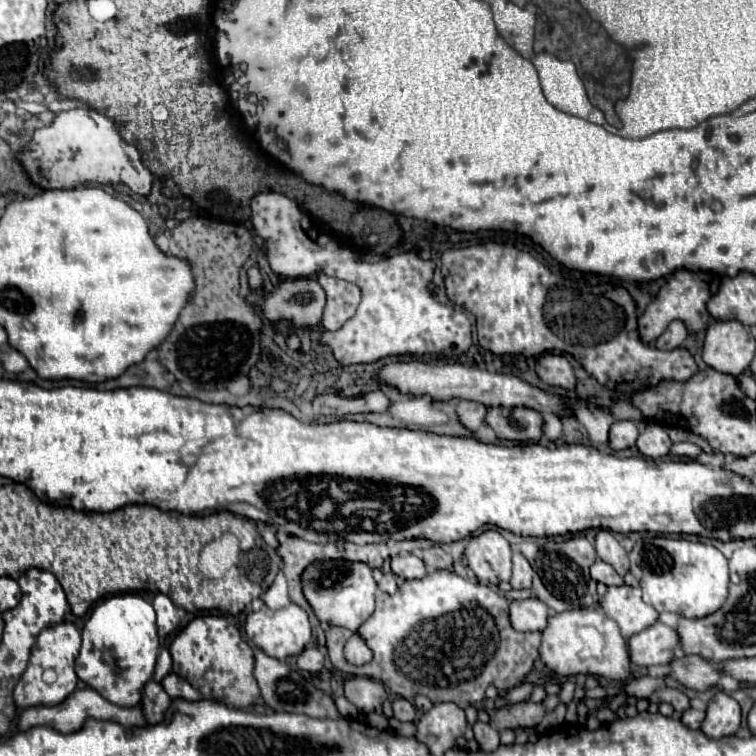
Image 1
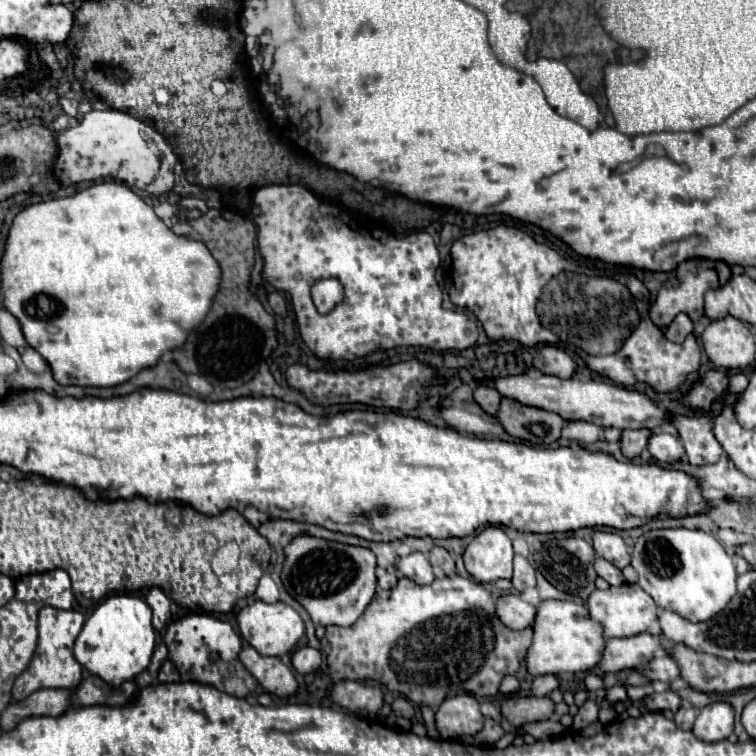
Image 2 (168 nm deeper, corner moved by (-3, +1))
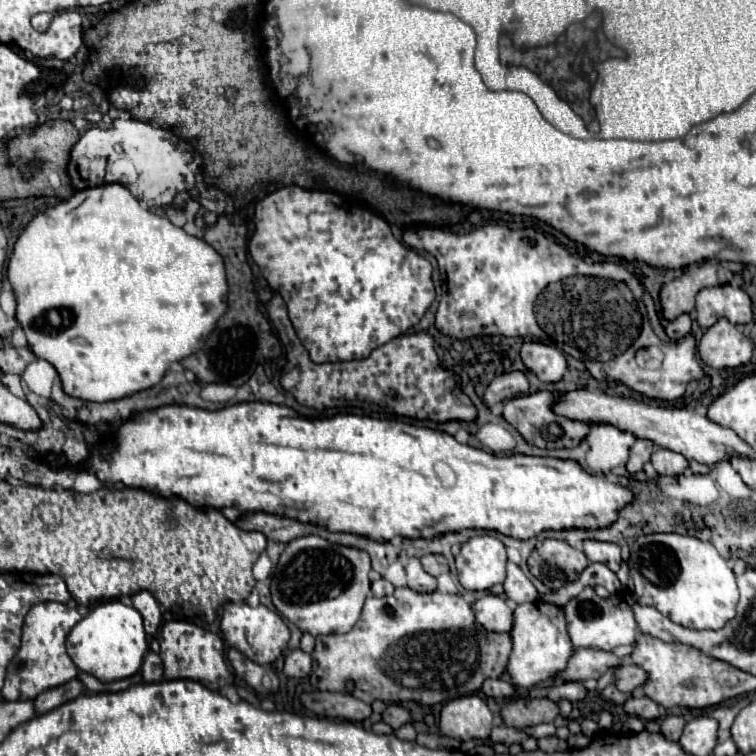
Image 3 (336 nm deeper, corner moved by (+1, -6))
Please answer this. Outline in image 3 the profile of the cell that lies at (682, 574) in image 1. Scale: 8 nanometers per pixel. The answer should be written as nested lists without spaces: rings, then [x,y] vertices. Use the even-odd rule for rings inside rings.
[[[676,534],[638,536],[628,564],[638,602],[654,606],[676,624],[696,630],[720,630],[736,616],[736,576],[710,542]]]

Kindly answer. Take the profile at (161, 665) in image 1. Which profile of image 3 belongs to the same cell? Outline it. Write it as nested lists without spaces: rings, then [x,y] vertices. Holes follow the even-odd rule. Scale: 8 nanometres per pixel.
[[[80,672],[78,680],[84,684],[84,690],[88,690],[88,692],[120,692],[120,690],[126,690],[128,686],[132,686],[136,678],[124,678],[124,680],[114,680],[114,682],[100,682],[92,674]]]

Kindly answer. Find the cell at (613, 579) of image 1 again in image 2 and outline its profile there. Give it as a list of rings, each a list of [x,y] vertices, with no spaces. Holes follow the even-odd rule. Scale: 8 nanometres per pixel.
[[[598,557],[594,567],[596,567],[596,573],[598,573],[604,581],[608,581],[610,585],[624,585],[624,583],[626,583],[622,571],[620,571],[618,567],[614,567],[610,561],[606,561],[604,557]]]

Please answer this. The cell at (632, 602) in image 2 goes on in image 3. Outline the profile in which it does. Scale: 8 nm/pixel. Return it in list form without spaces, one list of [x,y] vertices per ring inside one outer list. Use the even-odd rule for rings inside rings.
[[[586,586],[576,598],[564,606],[566,630],[574,648],[592,648],[592,650],[614,650],[622,644],[634,644],[638,636],[636,620],[632,616],[632,604],[636,600],[628,594],[600,598],[592,586]]]

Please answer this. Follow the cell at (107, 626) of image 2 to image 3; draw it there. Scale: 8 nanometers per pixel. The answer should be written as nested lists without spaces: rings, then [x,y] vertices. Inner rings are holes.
[[[118,600],[102,602],[70,630],[66,638],[66,650],[82,672],[96,676],[102,682],[128,678],[140,670],[144,652],[148,650],[142,616],[136,608]]]

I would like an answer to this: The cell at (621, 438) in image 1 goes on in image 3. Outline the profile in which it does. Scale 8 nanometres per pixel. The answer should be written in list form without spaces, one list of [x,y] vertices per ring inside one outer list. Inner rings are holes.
[[[636,440],[636,444],[630,450],[630,460],[626,464],[628,472],[638,472],[646,462],[650,462],[650,456],[654,452],[654,442],[652,440]]]

